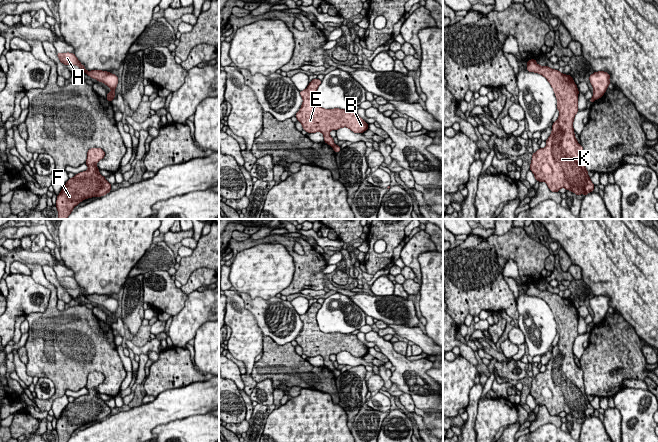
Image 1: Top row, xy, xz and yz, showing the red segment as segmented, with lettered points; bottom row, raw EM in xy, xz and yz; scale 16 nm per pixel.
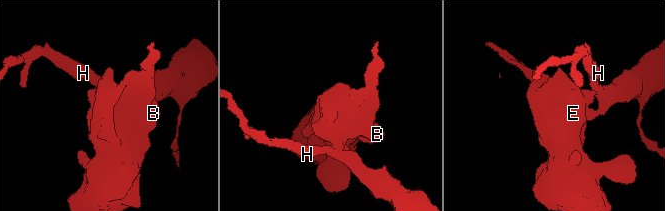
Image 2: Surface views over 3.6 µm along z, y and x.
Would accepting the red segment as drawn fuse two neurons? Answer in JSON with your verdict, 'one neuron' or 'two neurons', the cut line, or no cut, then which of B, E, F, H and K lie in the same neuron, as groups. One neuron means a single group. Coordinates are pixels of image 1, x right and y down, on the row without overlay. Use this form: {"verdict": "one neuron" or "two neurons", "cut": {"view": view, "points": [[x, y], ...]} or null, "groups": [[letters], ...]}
{"verdict": "two neurons", "cut": {"view": "xy", "points": [[107, 320], [111, 324]]}, "groups": [["B", "E", "F", "K"], ["H"]]}

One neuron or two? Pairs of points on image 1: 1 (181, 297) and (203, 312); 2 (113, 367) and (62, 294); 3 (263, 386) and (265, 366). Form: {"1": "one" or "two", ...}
{"1": "two", "2": "two", "3": "two"}

